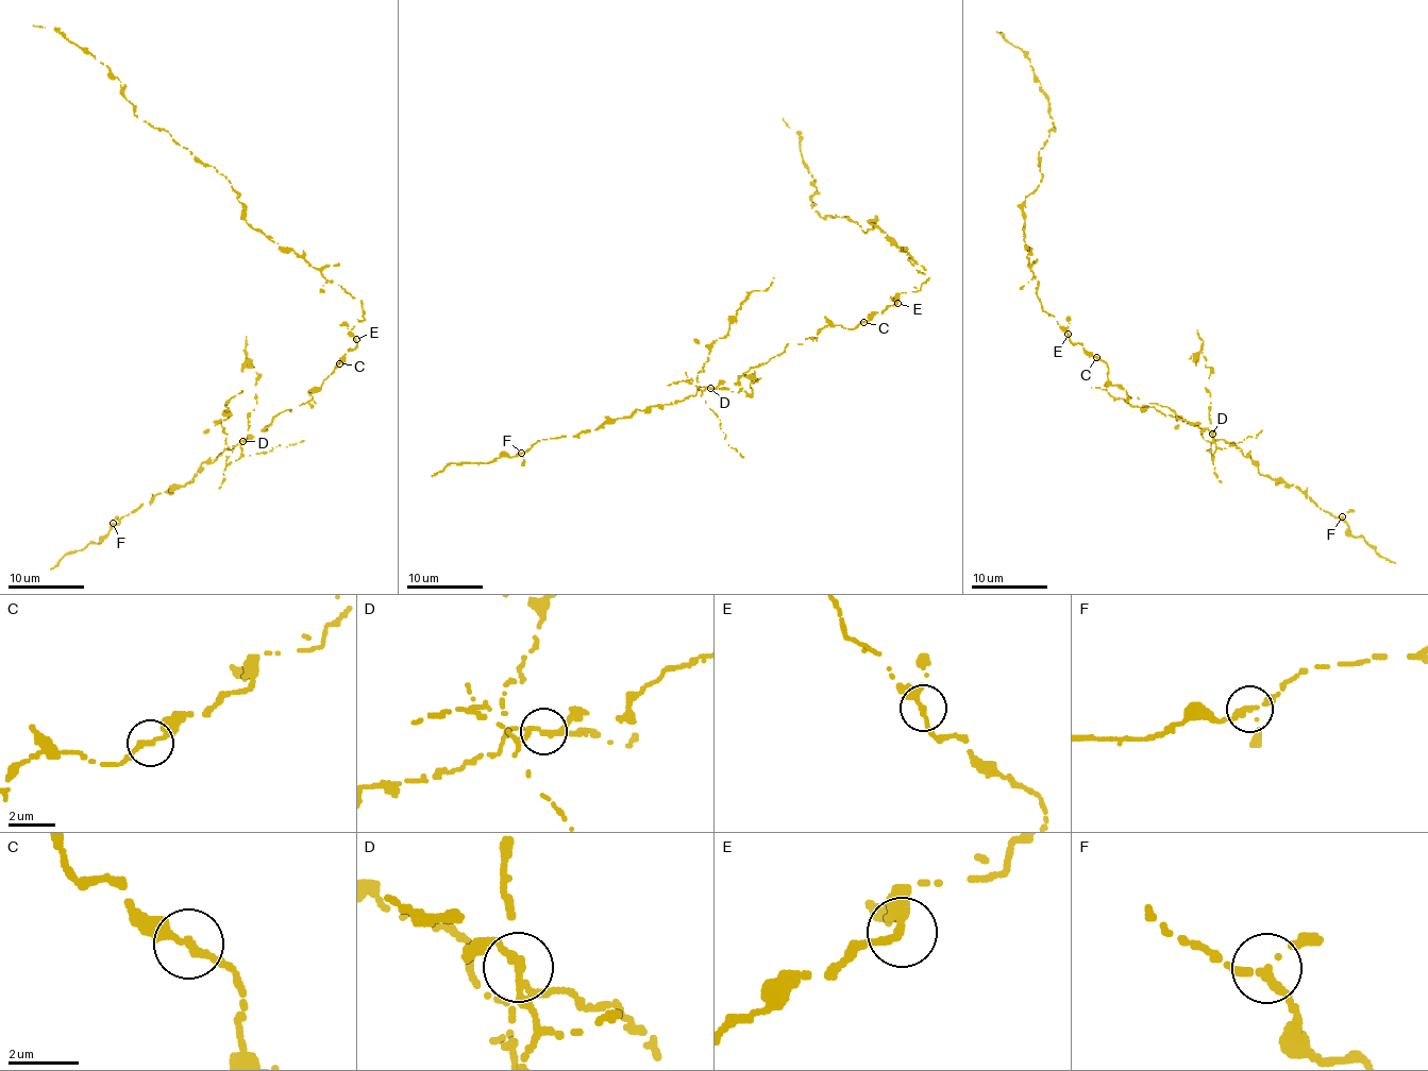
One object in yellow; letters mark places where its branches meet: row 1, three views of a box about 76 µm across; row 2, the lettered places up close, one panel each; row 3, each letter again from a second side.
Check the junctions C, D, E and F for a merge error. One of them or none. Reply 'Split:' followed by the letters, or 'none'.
Split: D

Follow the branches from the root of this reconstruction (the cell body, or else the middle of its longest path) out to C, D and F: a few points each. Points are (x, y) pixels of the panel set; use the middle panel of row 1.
C: (897, 301), (863, 322)
D: (897, 301), (852, 329), (823, 327), (818, 337), (788, 344), (751, 368), (736, 383), (709, 388)
F: (897, 301), (852, 329), (829, 325), (788, 344), (736, 383), (521, 453)

